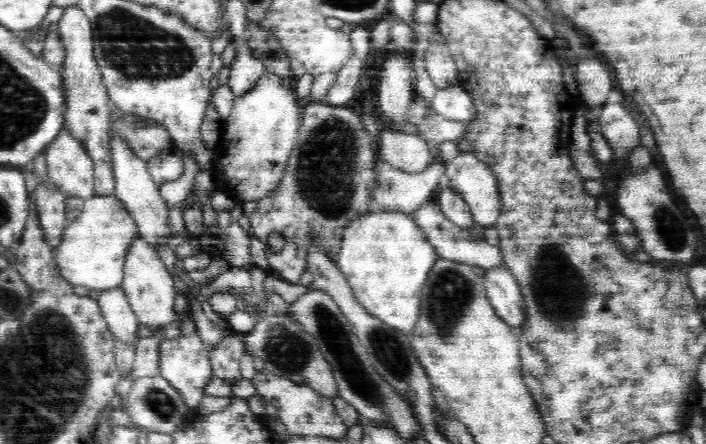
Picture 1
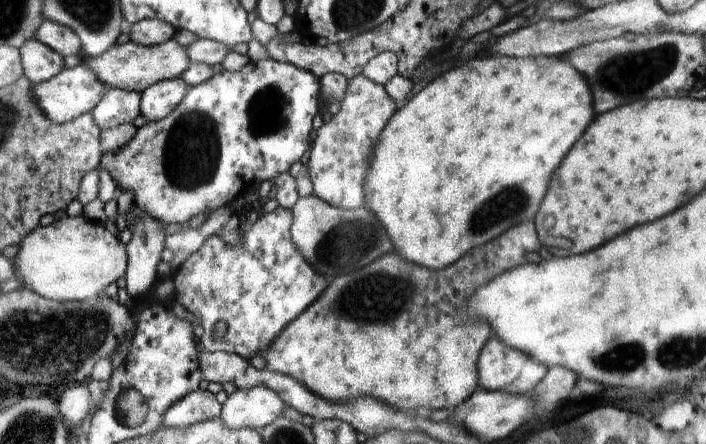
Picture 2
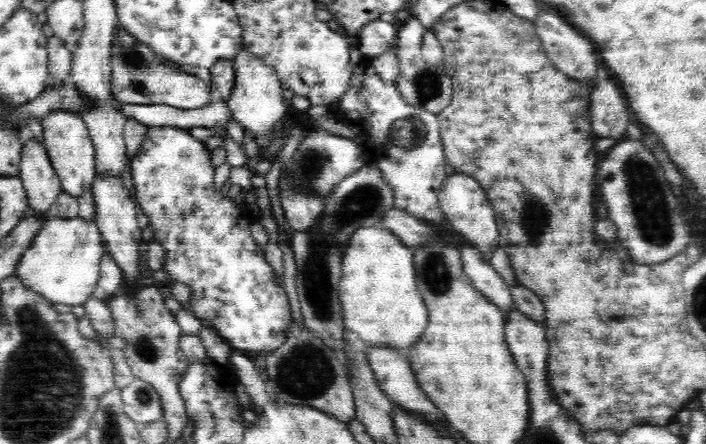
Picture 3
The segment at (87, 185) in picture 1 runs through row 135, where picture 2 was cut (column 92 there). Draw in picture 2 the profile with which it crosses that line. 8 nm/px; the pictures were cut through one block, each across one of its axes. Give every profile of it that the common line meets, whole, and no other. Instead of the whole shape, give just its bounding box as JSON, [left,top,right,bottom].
[82,39,190,93]

